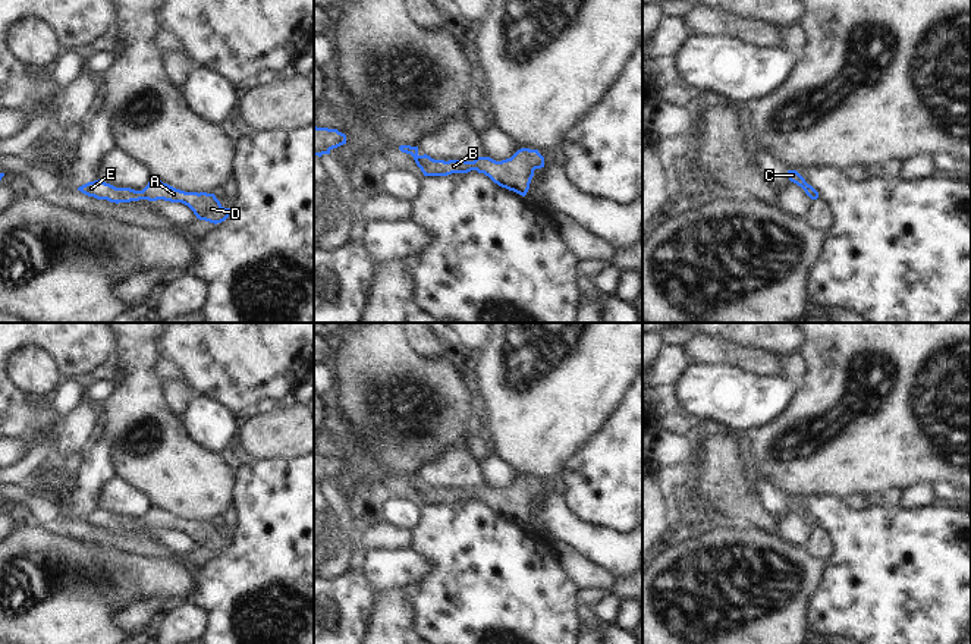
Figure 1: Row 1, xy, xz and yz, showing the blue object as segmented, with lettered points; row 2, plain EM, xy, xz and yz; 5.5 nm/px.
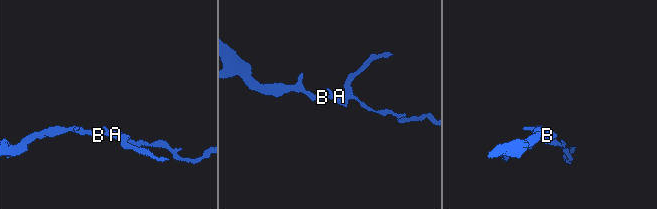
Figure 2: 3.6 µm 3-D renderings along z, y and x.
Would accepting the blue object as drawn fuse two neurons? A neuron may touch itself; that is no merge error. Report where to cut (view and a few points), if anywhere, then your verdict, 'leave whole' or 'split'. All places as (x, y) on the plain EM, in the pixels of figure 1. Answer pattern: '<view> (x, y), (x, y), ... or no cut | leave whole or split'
no cut | leave whole

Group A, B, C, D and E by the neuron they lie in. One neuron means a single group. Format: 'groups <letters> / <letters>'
groups A B C D E

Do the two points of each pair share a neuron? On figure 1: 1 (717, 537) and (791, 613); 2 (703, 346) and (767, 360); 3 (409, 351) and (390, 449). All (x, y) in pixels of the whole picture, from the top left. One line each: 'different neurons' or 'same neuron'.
1: same neuron
2: same neuron
3: same neuron

